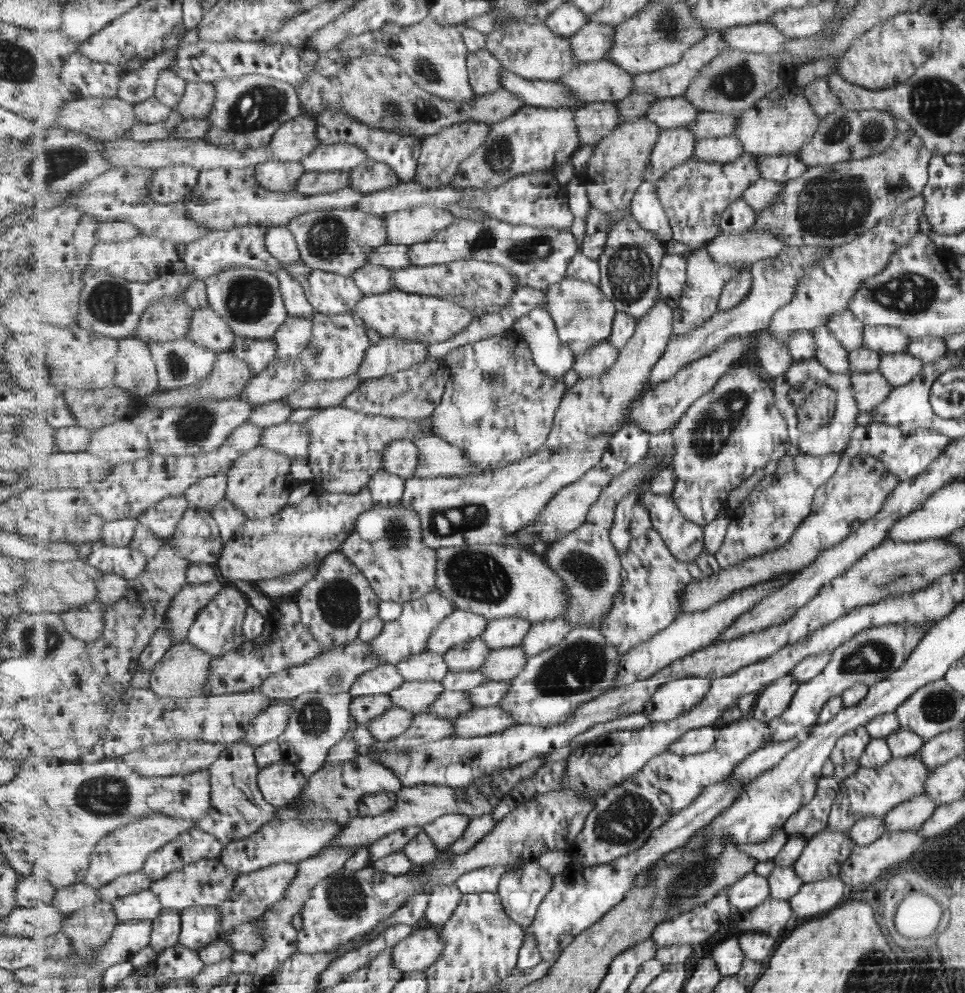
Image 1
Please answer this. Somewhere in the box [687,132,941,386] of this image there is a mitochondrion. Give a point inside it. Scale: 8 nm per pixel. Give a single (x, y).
(832, 205)

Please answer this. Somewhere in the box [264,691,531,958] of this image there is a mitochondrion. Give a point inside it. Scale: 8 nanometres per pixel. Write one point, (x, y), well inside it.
(345, 896)

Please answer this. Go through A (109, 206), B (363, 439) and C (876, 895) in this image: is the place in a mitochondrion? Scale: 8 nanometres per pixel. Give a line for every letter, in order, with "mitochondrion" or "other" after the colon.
A: other
B: other
C: other

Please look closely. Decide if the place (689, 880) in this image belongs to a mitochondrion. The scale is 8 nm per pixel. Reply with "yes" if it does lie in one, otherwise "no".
yes

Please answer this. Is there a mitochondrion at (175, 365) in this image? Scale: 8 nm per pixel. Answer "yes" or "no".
yes

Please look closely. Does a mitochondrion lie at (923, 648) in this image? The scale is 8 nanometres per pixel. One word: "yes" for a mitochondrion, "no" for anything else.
no

